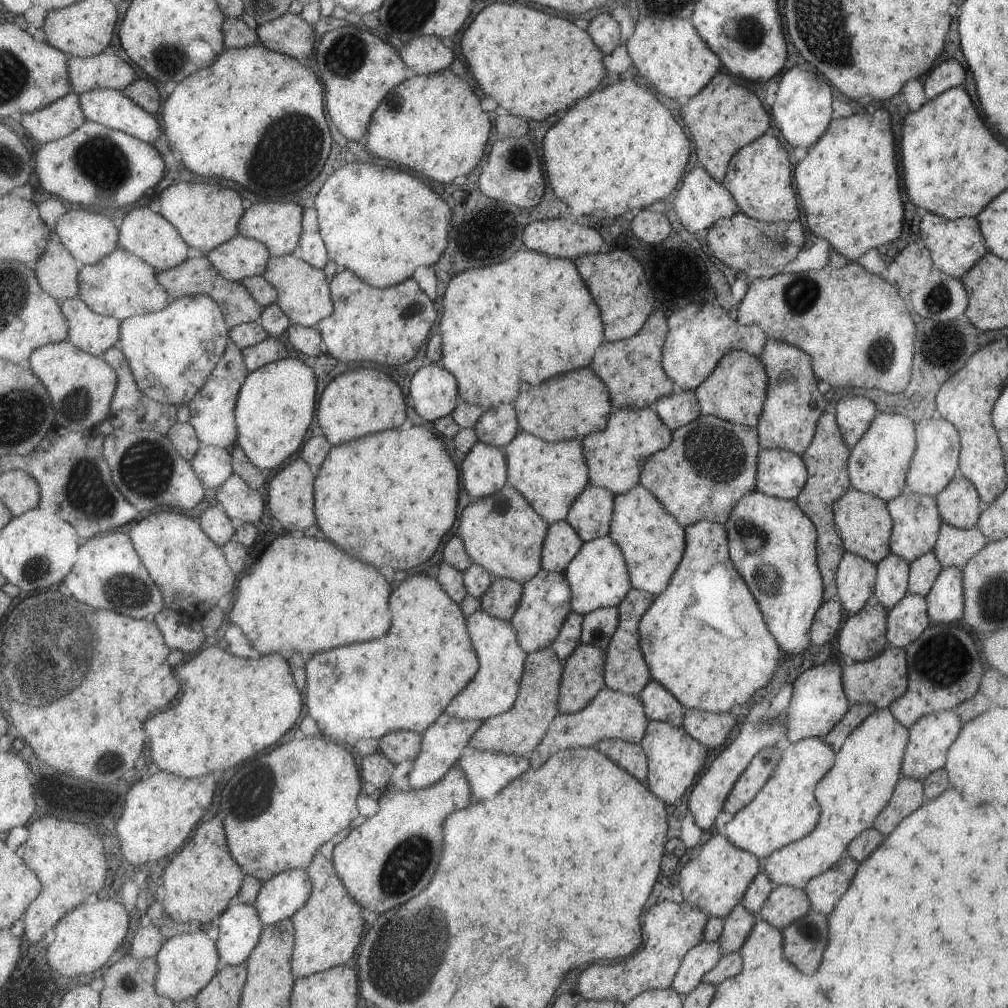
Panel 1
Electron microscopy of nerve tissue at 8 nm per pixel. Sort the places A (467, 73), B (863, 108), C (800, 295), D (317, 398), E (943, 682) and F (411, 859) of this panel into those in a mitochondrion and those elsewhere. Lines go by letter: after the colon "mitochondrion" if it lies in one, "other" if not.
A: other
B: other
C: mitochondrion
D: other
E: mitochondrion
F: mitochondrion

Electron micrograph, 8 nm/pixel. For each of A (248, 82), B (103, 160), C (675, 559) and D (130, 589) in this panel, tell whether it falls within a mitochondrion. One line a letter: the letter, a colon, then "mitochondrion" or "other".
A: other
B: mitochondrion
C: other
D: mitochondrion

